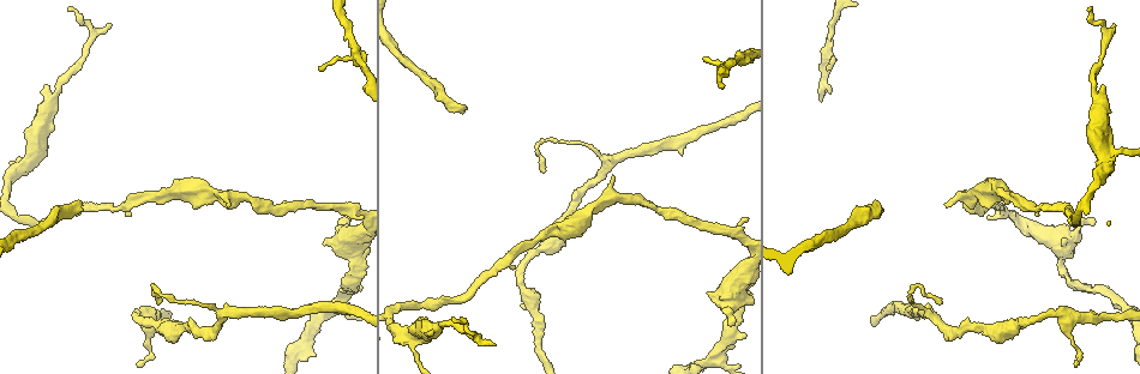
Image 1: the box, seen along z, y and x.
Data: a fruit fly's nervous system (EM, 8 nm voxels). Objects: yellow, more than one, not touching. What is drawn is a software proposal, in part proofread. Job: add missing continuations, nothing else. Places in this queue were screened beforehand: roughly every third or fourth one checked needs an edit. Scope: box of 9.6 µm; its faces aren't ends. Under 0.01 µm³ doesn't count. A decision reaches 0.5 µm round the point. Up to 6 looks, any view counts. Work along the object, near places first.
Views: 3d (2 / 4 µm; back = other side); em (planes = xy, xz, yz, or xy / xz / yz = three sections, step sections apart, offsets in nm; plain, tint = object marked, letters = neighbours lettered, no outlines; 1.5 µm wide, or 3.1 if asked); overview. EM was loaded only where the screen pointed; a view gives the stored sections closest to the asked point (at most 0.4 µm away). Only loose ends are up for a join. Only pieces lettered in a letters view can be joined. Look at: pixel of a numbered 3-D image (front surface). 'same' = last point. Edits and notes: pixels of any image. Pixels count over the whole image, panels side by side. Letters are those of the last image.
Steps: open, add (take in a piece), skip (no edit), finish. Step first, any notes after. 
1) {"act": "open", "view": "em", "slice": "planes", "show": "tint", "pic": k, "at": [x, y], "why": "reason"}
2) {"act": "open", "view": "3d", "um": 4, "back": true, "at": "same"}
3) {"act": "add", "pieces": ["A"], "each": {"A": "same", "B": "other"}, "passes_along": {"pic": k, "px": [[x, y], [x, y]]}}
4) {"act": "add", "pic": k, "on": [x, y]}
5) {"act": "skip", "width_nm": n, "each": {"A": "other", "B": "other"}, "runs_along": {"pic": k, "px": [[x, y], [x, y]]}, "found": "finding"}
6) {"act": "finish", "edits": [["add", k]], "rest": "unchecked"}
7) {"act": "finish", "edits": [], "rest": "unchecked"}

{"act": "open", "view": "em", "slice": "planes", "show": "plain", "pic": 1, "at": [466, 108], "why": "long arm stops here"}

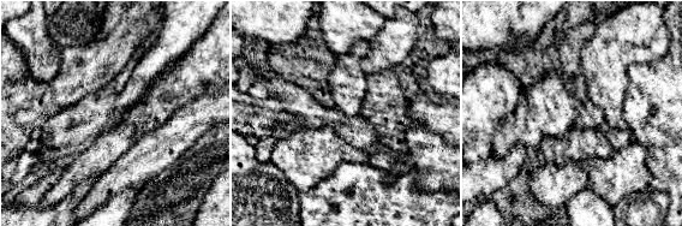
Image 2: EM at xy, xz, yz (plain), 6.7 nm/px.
{"act": "open", "view": "em", "slice": "planes", "show": "letters", "at": "same", "why": "see the neighbours"}

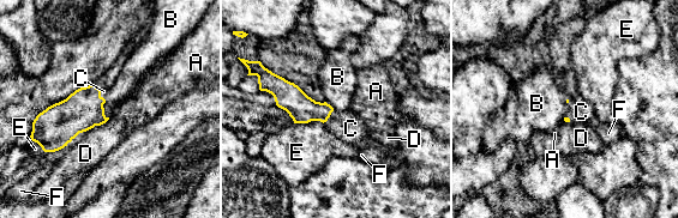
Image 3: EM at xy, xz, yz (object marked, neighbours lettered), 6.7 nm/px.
{"act": "add", "pieces": ["C"], "longest_contact_nm": ["E", 200], "each": {"A": "other", "B": "other", "C": "same", "D": "other", "E": "other", "F": "other"}, "found": "the neuron continues"}

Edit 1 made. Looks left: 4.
{"act": "open", "view": "overview", "why": "redraw"}

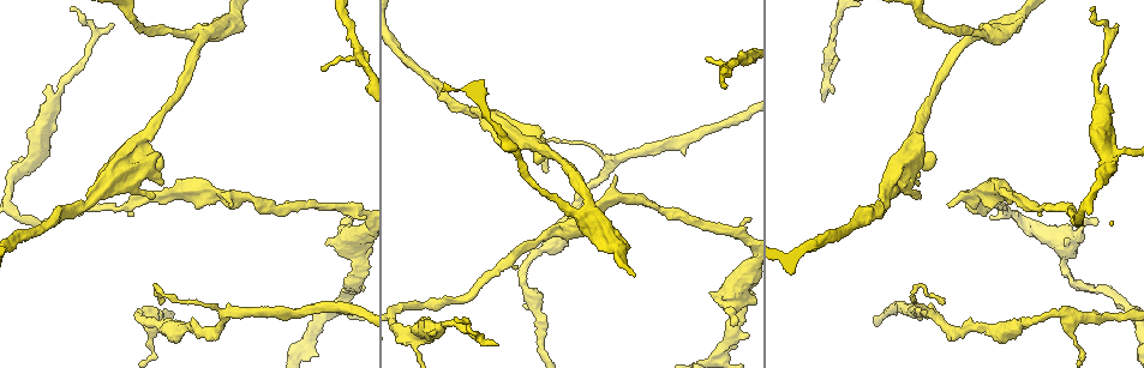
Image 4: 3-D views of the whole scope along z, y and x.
{"act": "open", "view": "3d", "um": 2, "pic": 4, "at": [943, 304], "why": "end of a long branch"}

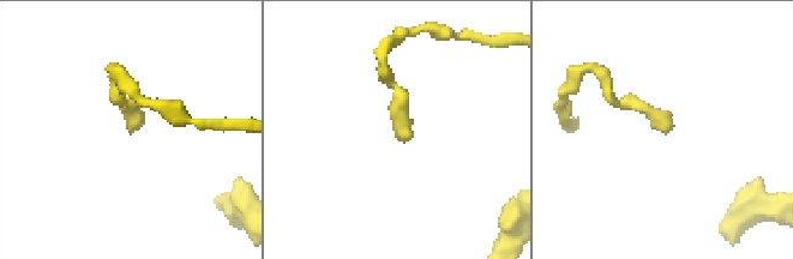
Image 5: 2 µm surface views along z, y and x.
{"act": "open", "view": "em", "slice": "planes", "show": "letters", "pic": 5, "at": [138, 129], "why": "shape alone is not enough"}

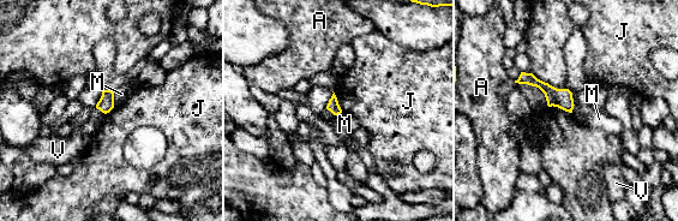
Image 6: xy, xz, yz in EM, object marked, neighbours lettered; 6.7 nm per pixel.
{"act": "skip", "width_nm": 80, "each": {"A": "other", "J": "other", "M": "other", "V": "other"}, "border": {"pic": 6, "px": [[532, 72], [538, 78], [563, 89]]}, "found": "no lettered piece goes on from it"}

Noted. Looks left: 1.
{"act": "open", "view": "em", "slice": "planes", "show": "letters", "pic": 4, "at": [112, 25], "why": "thin end"}

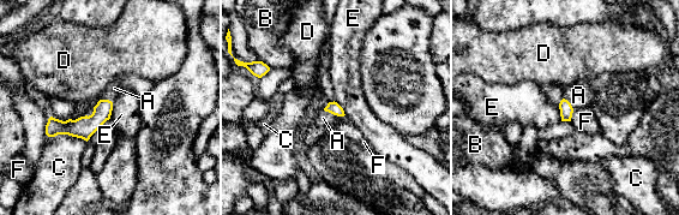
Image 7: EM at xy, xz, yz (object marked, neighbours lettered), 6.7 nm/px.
{"act": "add", "pieces": ["A"], "each": {"A": "same", "B": "other", "C": "other", "D": "other", "E": "other", "F": "other"}, "found": "the neuron continues"}

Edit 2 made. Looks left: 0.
{"act": "finish", "edits": [["add", 3], ["add", 7]], "rest": "unchecked"}

